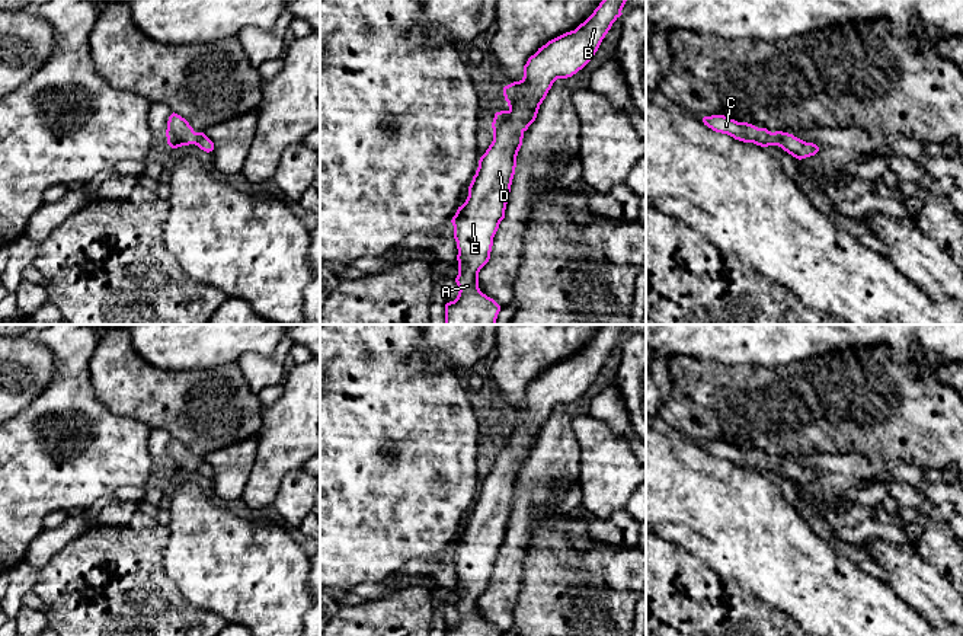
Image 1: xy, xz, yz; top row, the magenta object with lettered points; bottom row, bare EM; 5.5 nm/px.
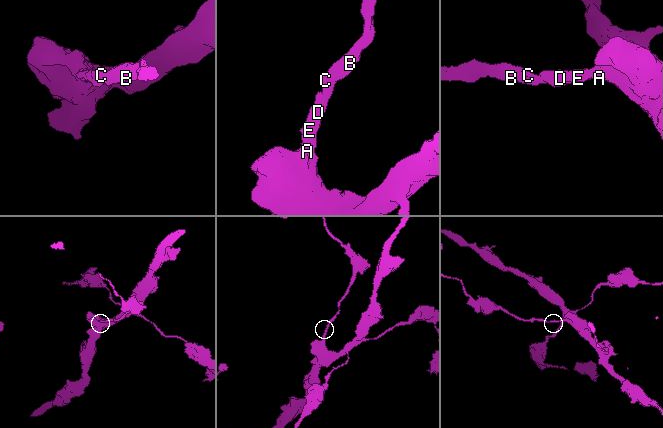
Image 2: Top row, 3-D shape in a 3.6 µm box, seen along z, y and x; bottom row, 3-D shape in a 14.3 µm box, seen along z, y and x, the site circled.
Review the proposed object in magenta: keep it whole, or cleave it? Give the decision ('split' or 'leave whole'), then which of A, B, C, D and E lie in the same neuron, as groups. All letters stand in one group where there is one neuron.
leave whole; A B C D E

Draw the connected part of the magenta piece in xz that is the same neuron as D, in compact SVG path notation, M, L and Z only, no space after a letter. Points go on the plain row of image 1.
M604 325L575 357L566 358L531 381L524 403L503 413L509 435L495 440L493 467L479 486L465 528L451 549L457 568L460 614L445 636L500 636L479 614L479 598L489 588L493 563L505 536L524 458L535 447L540 431L557 405L582 396L598 377L612 349L623 341L627 325Z

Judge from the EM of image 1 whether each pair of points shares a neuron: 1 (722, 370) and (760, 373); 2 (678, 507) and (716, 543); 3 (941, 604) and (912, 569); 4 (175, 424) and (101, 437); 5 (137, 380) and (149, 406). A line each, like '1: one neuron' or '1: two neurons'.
1: one neuron
2: one neuron
3: one neuron
4: two neurons
5: one neuron

